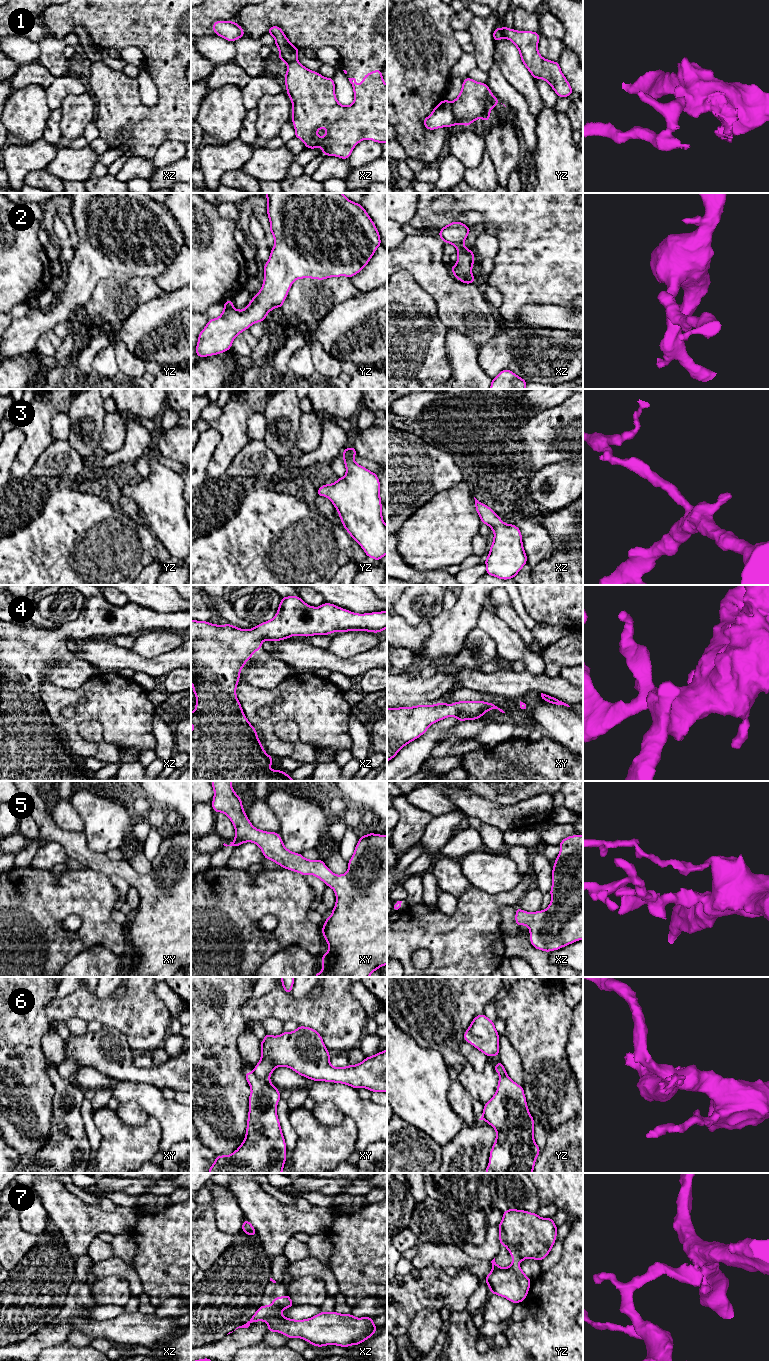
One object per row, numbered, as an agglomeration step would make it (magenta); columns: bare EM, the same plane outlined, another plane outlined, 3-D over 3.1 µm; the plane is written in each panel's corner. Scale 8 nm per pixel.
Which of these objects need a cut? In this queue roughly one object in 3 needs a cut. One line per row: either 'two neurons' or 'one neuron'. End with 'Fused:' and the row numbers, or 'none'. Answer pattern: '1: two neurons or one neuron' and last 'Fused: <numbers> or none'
1: two neurons
2: one neuron
3: one neuron
4: one neuron
5: one neuron
6: two neurons
7: one neuron
Fused: 1, 6

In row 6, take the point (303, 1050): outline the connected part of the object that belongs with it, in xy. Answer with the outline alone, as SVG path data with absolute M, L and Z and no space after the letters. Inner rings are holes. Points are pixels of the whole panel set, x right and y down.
M304 1026L279 1036L266 1033L260 1045L261 1058L254 1067L258 1078L268 1078L278 1066L284 1066L310 1080L387 1092L387 1049L357 1065L333 1067L321 1035Z

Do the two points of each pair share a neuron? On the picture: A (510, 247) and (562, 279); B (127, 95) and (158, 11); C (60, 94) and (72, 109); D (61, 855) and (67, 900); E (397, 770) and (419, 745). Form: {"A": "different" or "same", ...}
{"A": "same", "B": "same", "C": "different", "D": "different", "E": "same"}

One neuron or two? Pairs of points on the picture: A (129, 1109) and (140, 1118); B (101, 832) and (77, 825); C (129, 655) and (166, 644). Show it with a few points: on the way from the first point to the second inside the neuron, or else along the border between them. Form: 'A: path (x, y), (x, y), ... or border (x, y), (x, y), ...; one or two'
A: path (132, 1112), (137, 1116); one
B: border (71, 805), (82, 820), (83, 832); two
C: border (130, 649), (147, 657), (159, 655); two

